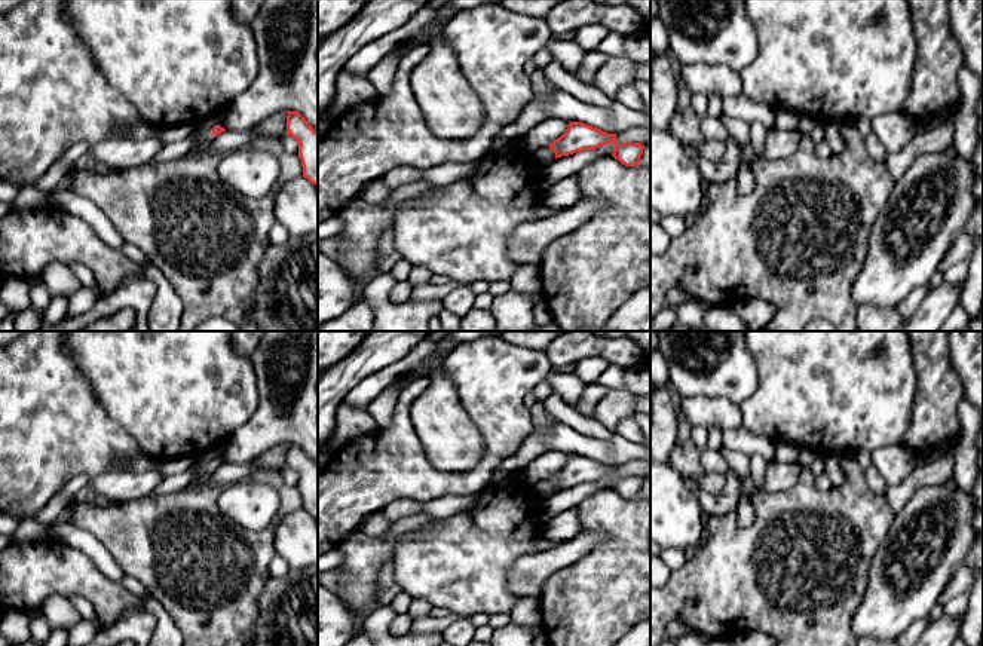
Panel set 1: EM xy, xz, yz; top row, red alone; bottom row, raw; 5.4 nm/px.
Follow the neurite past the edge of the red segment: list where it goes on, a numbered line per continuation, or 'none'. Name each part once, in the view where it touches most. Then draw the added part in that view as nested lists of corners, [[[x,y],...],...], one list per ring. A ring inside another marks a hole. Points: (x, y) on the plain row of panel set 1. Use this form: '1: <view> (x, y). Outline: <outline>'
1: xy (199, 468). Outline: [[[195,457],[189,469],[193,472],[196,480],[205,474],[209,474],[214,469],[214,466],[212,462],[202,462],[199,457]]]

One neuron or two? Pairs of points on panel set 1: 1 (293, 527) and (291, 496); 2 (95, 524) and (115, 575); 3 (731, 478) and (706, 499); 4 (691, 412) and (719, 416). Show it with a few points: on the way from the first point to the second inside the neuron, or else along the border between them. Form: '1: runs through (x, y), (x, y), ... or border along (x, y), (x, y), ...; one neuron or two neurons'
1: border along (302, 508), (287, 511), (279, 517); two neurons
2: border along (76, 527), (85, 529), (126, 575); two neurons
3: runs through (731, 487), (719, 499), (714, 499); one neuron
4: runs through (698, 412), (712, 412); one neuron

